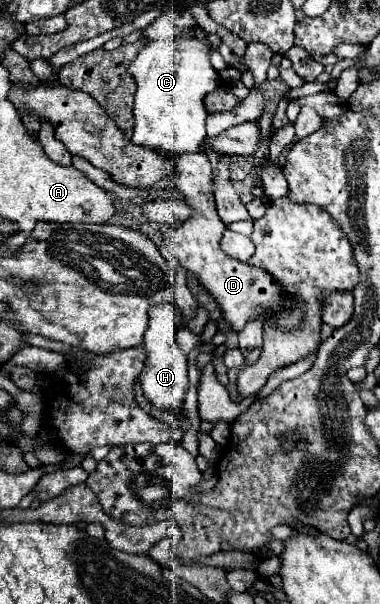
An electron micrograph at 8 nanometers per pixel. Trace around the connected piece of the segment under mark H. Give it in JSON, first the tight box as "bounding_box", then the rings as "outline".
{"bounding_box":[139,305,189,413],"outline":[[[155,305],[149,313],[149,327],[145,333],[145,349],[147,349],[147,361],[139,375],[143,397],[149,405],[173,413],[181,413],[181,405],[185,401],[185,393],[189,389],[187,379],[187,357],[175,343],[177,335],[177,319],[173,313],[173,305]]]}

